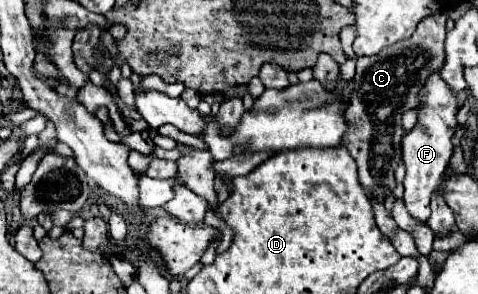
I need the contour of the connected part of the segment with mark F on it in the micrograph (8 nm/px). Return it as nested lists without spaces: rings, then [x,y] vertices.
[[[433,71],[427,77],[425,89],[421,91],[421,105],[415,111],[417,111],[417,123],[413,125],[411,131],[407,131],[403,135],[403,161],[407,167],[407,175],[403,181],[403,185],[405,185],[403,201],[415,219],[427,221],[429,213],[431,213],[429,199],[431,199],[433,191],[437,189],[439,181],[443,179],[443,173],[453,155],[451,137],[457,127],[457,111],[459,111],[457,93],[453,93],[453,89],[441,79],[441,75],[437,71]]]

